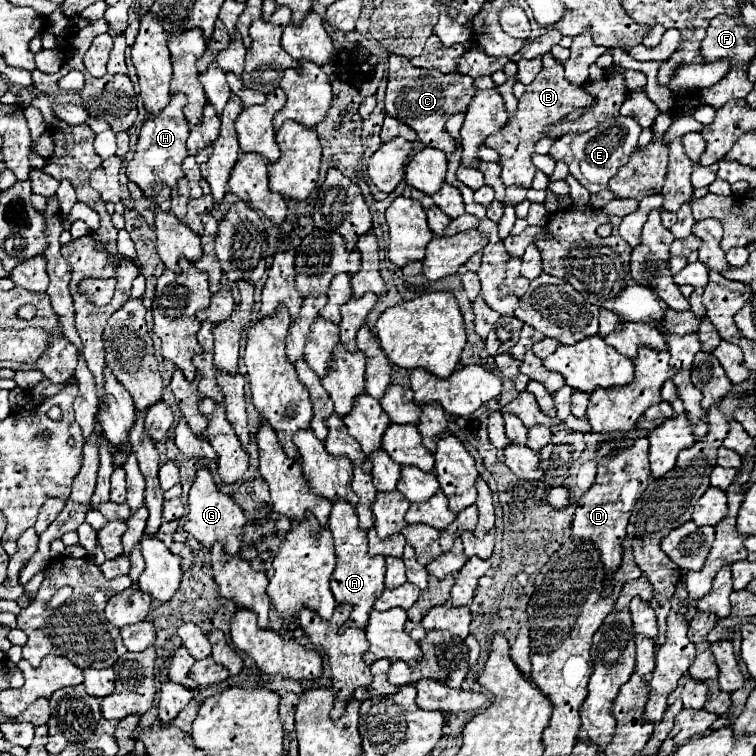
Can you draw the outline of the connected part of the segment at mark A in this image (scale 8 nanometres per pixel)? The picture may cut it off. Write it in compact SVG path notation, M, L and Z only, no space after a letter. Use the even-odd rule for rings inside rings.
M336 500L332 504L328 526L334 534L334 548L336 548L336 570L334 570L332 580L330 580L334 598L336 598L338 604L352 604L352 614L350 614L350 620L348 620L346 626L364 628L376 598L386 588L384 586L386 560L384 560L384 556L368 556L366 530L362 530L358 526L354 506L348 504L346 500Z

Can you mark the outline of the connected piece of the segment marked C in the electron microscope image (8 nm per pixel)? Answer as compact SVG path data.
M390 56L390 74L388 74L388 88L386 88L386 112L408 124L416 130L418 140L426 146L442 150L446 156L456 150L456 140L446 132L444 124L446 120L456 112L466 112L472 96L476 94L476 88L472 84L472 78L460 74L460 72L428 72L426 68L416 68L410 64L408 58Z

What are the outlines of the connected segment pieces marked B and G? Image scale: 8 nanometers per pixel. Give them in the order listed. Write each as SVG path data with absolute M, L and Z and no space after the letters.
M552 54L544 56L544 68L540 74L528 84L524 96L518 100L516 114L508 118L506 126L500 132L494 132L484 140L484 146L494 148L500 154L500 166L502 166L502 180L506 186L524 186L530 188L532 178L536 174L536 166L532 164L534 144L544 138L544 128L550 124L556 124L570 112L578 108L588 108L594 104L594 98L584 92L582 86L570 84L564 78L564 66L558 64Z
M200 466L196 472L196 478L192 482L192 488L190 488L190 496L188 496L188 512L186 512L186 520L184 520L184 530L208 548L214 544L214 540L222 542L226 554L234 556L240 550L244 524L246 524L246 518L244 518L242 508L228 494L220 492L210 470L206 466Z

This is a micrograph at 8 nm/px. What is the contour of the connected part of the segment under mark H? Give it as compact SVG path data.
M172 94L170 104L160 114L156 114L156 116L148 114L144 118L144 126L140 130L136 152L134 152L134 158L128 162L126 176L128 176L128 180L136 182L146 196L158 194L160 188L162 188L162 184L166 184L170 188L176 188L178 178L184 176L182 162L188 156L188 152L186 152L188 122L186 122L184 112L182 112L184 104L186 104L184 96Z

